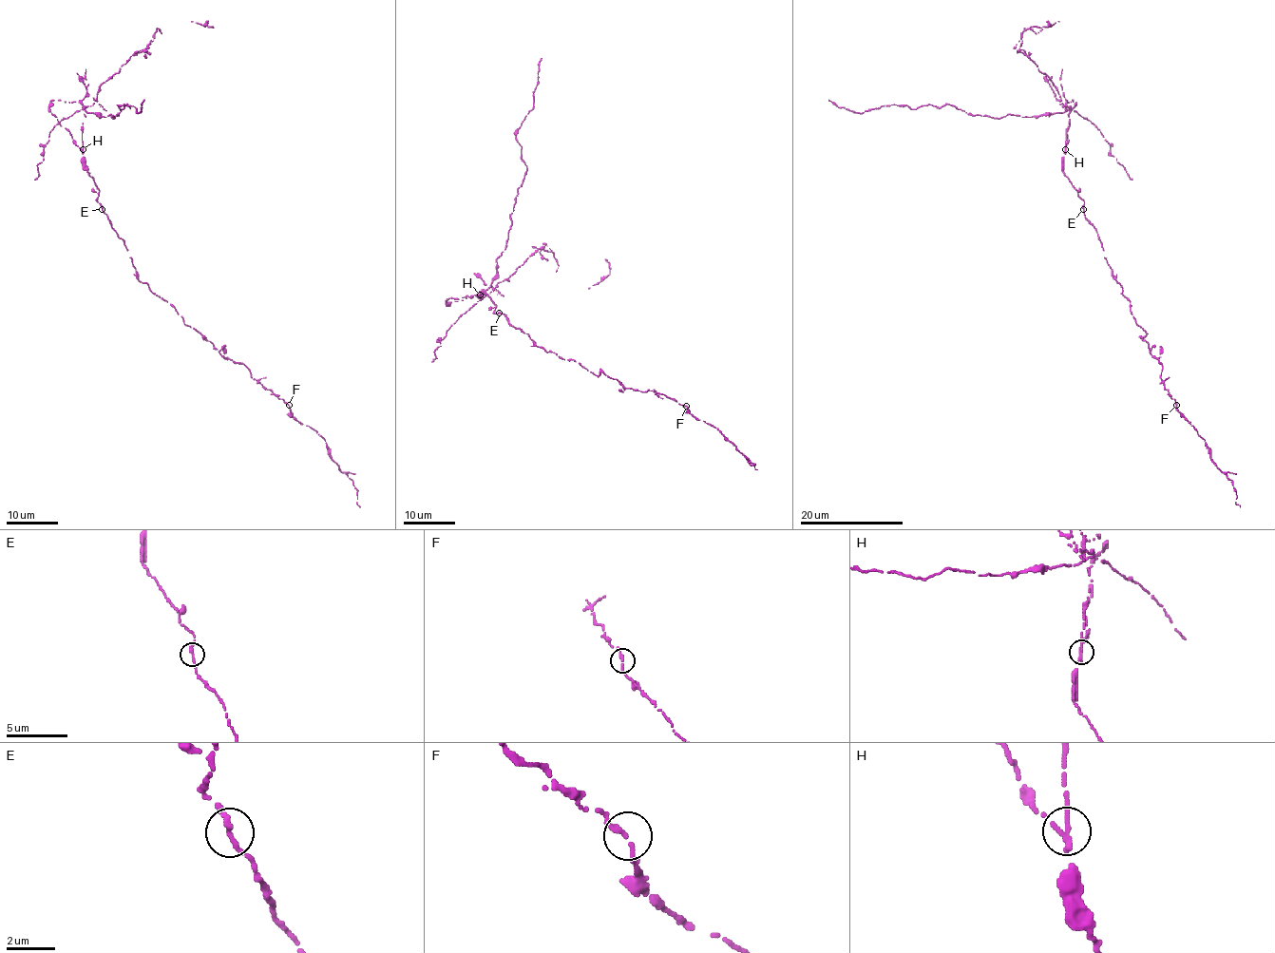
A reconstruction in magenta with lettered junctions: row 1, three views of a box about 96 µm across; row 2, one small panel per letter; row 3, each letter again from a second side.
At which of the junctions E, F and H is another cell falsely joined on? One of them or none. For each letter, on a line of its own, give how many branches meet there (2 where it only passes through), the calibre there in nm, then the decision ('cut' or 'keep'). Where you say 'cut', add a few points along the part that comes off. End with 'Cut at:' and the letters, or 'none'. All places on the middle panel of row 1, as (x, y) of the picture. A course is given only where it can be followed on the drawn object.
E: 2 | 240 nm | keep
F: 2 | 240 nm | keep
H: 2 | 240 nm | cut | (480, 295), (497, 273), (497, 258), (512, 224), (517, 188), (526, 170), (516, 130), (533, 108), (542, 58)
Cut at: H

